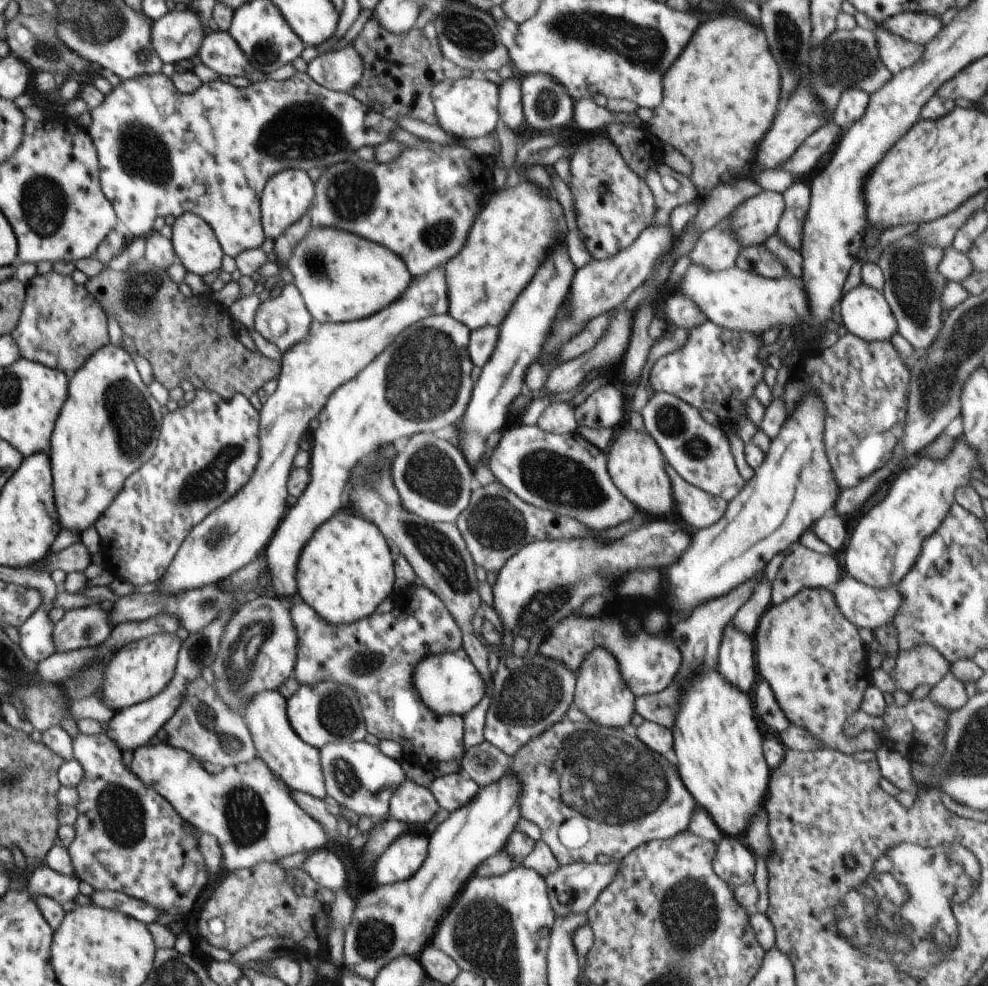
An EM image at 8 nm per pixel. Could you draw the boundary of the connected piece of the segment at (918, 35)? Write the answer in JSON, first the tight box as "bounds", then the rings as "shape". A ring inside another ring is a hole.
{"bounds":[880,13,942,45],"shape":[[[900,13],[880,23],[896,36],[916,44],[926,45],[942,28],[940,16],[934,14]]]}

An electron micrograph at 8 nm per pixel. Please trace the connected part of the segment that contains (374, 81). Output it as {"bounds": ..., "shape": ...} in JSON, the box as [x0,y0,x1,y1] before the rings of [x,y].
{"bounds":[352,17,445,123],"shape":[[[372,17],[364,24],[355,45],[363,61],[362,78],[352,92],[355,99],[391,119],[408,116],[437,123],[431,95],[434,86],[445,79],[444,58],[438,44],[430,42],[423,35],[422,28],[415,25],[405,34],[392,34]]]}

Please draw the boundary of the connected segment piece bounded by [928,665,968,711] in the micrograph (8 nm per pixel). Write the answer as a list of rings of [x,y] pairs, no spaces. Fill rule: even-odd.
[[[949,666],[946,676],[931,688],[929,698],[940,708],[954,711],[960,709],[968,701],[964,683],[960,682],[951,671]]]

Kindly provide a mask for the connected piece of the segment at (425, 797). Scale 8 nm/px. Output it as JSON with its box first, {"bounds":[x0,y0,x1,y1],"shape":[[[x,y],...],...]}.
{"bounds":[389,779,438,833],"shape":[[[409,779],[394,790],[389,802],[390,817],[408,824],[407,830],[413,833],[424,832],[438,810],[438,802],[430,790]]]}

